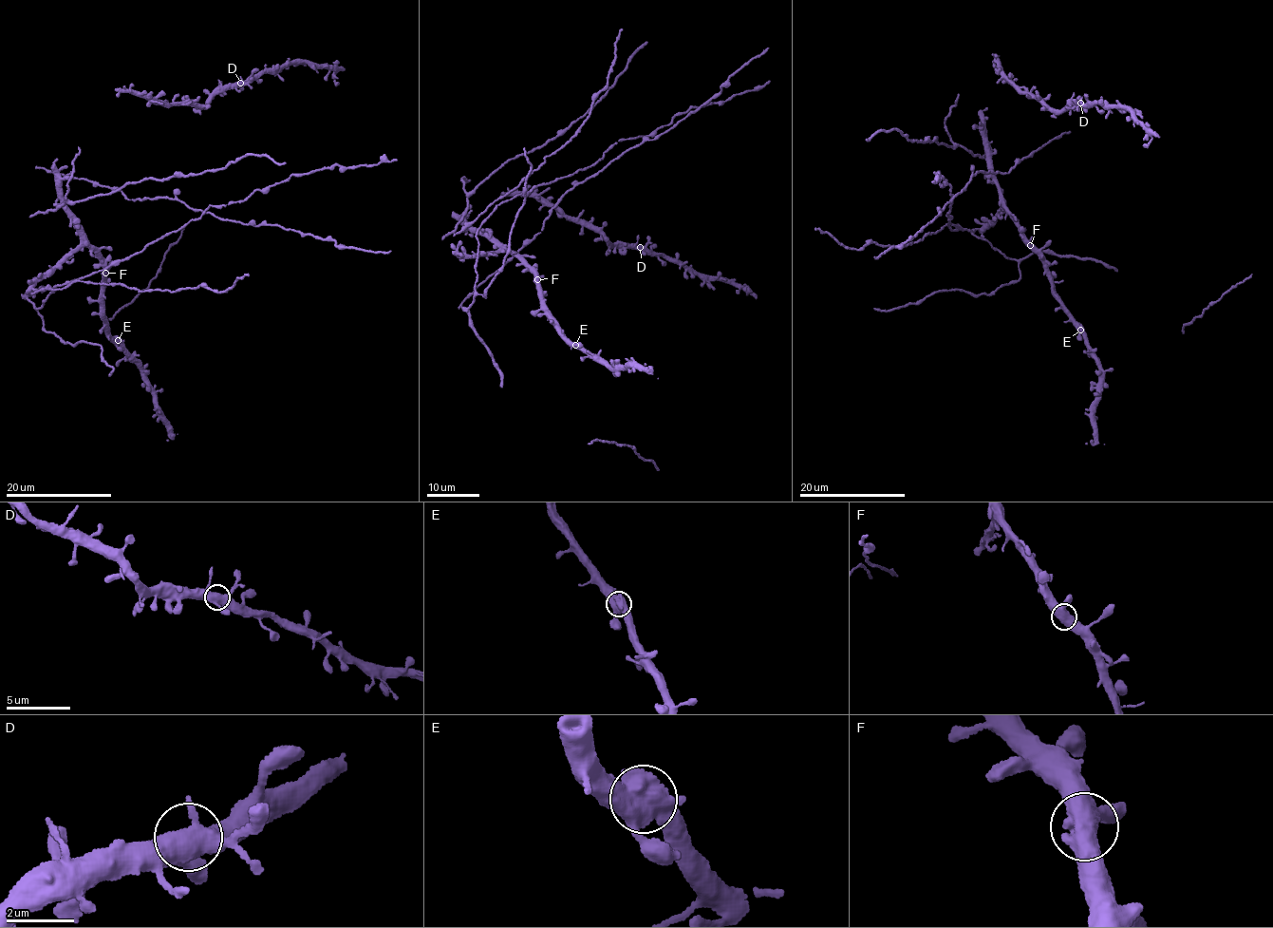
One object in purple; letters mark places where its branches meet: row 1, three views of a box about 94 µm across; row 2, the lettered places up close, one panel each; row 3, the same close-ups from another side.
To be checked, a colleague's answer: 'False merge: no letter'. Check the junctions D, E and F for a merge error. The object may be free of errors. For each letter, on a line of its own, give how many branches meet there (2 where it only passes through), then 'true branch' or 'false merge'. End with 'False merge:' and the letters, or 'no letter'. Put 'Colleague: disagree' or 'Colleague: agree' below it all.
D: 3 branches meet; true branch
E: 3 branches meet; true branch
F: 3 branches meet; true branch
False merge: no letter
Colleague: agree

